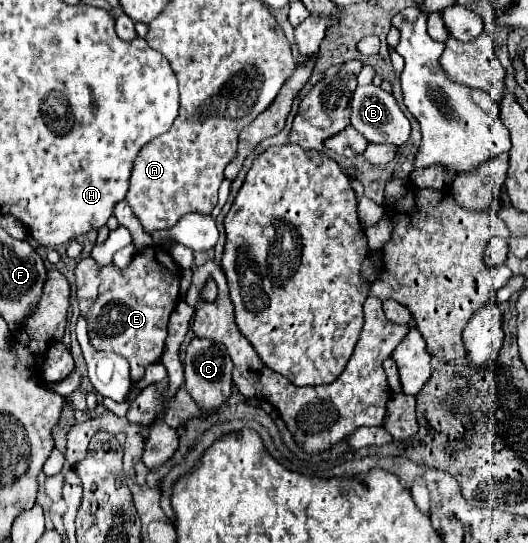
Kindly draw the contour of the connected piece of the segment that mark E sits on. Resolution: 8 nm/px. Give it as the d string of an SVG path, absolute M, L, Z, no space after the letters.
M148 247L134 255L134 261L118 269L100 267L94 259L80 259L76 265L76 287L80 311L88 321L90 345L94 349L114 351L130 359L132 379L140 381L148 365L160 361L168 335L168 319L178 303L180 267L166 249Z

